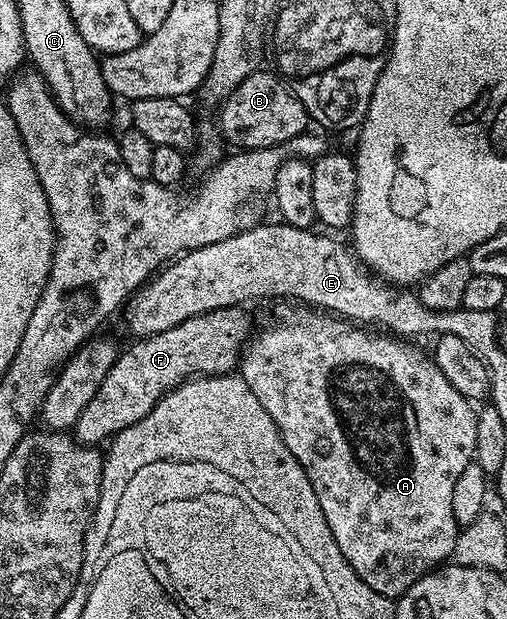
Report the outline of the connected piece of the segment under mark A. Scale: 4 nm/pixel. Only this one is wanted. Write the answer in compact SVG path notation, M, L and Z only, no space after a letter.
M283 302L279 309L275 312L275 317L271 320L271 325L264 330L263 333L256 335L247 341L239 361L237 369L238 375L249 386L249 390L253 390L253 394L257 398L257 402L261 402L261 406L265 406L265 411L269 414L269 418L273 418L273 422L277 426L277 430L281 434L285 446L289 446L289 454L293 454L293 458L297 458L297 462L301 462L301 466L305 470L305 474L309 478L309 482L313 486L313 494L317 494L317 502L321 502L321 514L325 514L325 522L329 522L329 530L333 530L333 538L340 548L341 554L345 554L345 562L349 562L349 566L353 566L353 570L361 578L361 582L365 582L365 586L369 586L373 590L377 590L377 594L381 594L385 598L389 598L393 602L398 600L400 596L405 594L405 590L409 590L409 586L413 586L413 582L420 580L422 576L428 572L434 572L444 562L451 560L451 551L459 537L460 524L457 518L453 518L453 486L457 483L457 477L465 470L465 466L469 466L476 459L475 447L477 442L477 422L479 421L476 409L471 409L471 404L454 388L452 377L441 374L441 370L435 365L434 359L430 355L427 356L419 348L414 348L414 343L408 342L403 338L396 338L391 334L379 334L383 336L370 336L368 329L363 326L356 326L354 323L348 322L342 318L336 318L334 315L328 314L323 310L316 310L310 306L296 306L291 302Z

